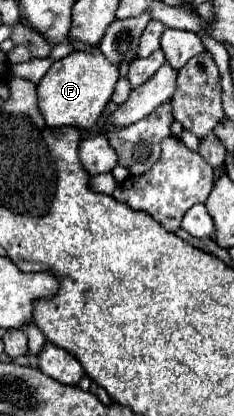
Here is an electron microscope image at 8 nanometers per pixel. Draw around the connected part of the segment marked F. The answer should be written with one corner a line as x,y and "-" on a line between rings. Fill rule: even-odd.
97,48
91,54
71,52
69,56
53,62
47,74
37,84
37,102
47,126
93,128
113,94
117,78
119,78
119,68
109,66
109,62
101,58
101,52

